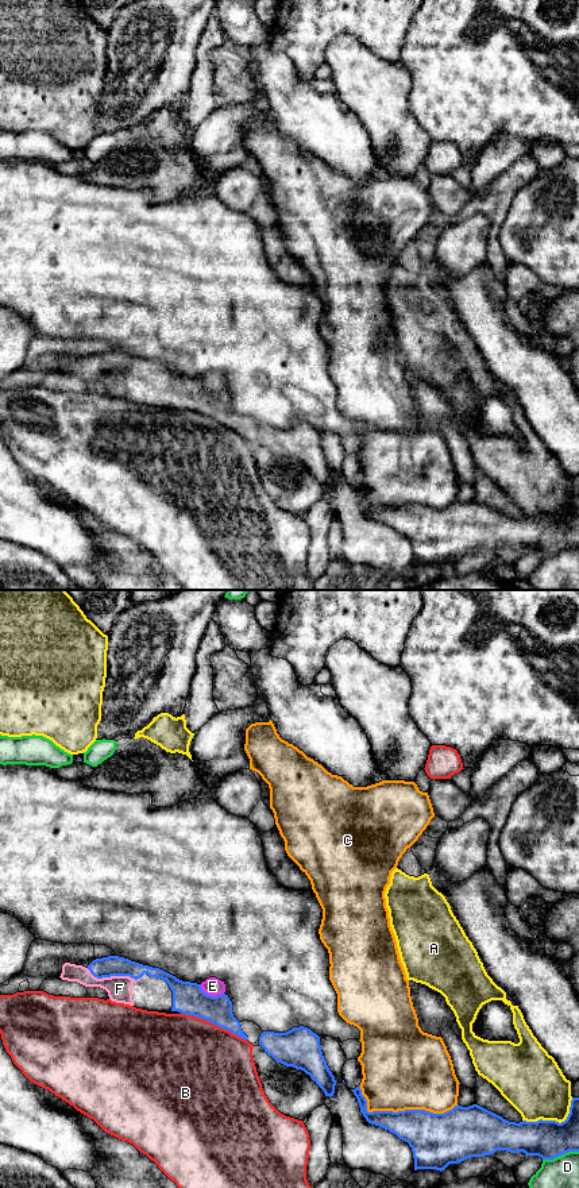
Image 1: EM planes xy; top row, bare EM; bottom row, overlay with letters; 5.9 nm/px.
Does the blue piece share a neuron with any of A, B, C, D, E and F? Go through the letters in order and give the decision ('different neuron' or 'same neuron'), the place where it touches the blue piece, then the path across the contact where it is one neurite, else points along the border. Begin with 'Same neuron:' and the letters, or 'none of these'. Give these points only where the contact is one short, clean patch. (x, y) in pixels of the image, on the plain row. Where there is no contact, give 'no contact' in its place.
Same neuron: F
A: different neuron; meets blue in xy at (554, 516)
B: different neuron; meets blue in xy at (213, 419)
C: different neuron; meets blue in xy at (401, 506)
D: different neuron; meets blue in xy at (560, 550)
E: different neuron; meets blue in xy at (211, 390)
F: same neuron; meets blue in xy at (114, 370)

